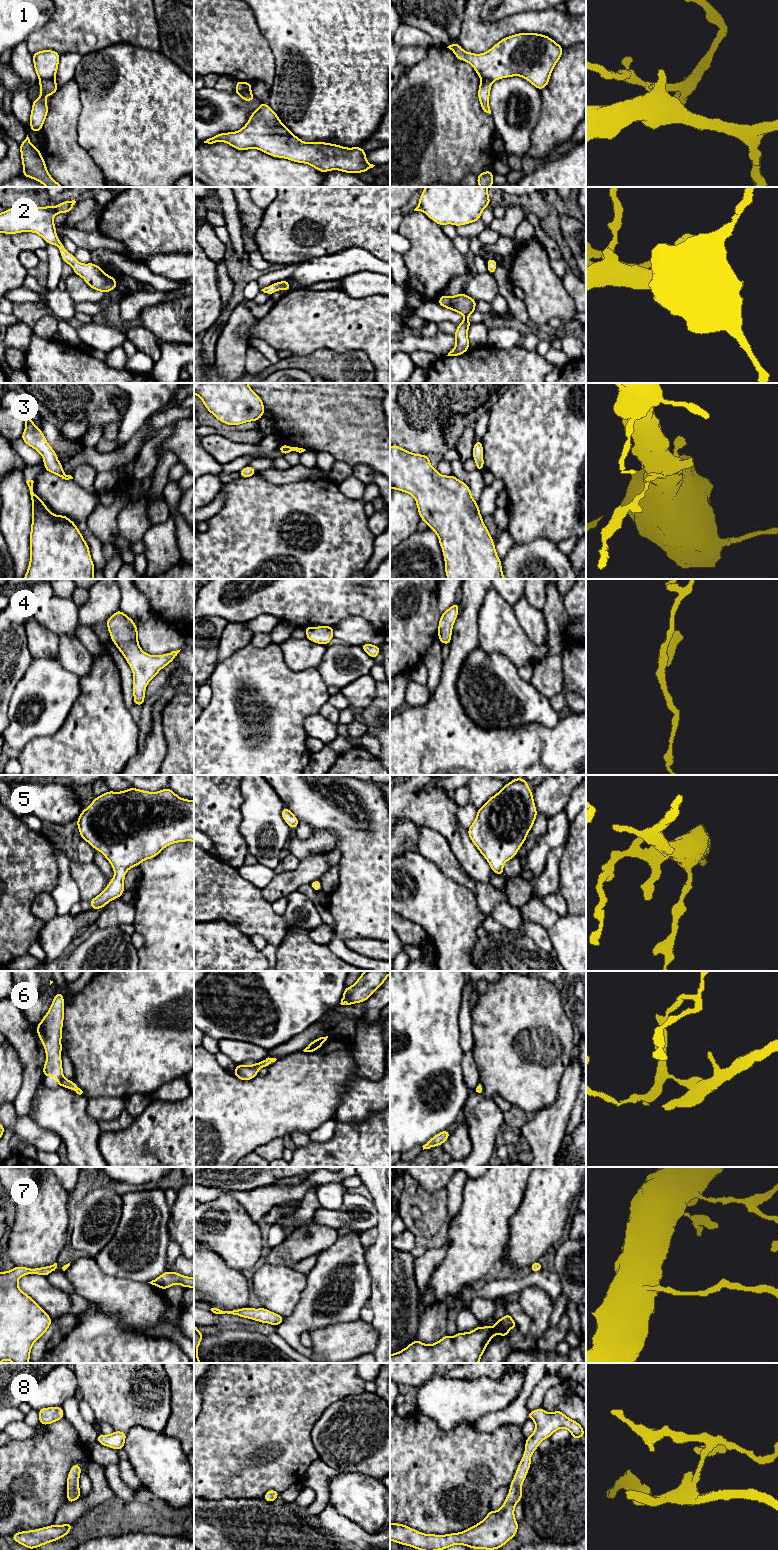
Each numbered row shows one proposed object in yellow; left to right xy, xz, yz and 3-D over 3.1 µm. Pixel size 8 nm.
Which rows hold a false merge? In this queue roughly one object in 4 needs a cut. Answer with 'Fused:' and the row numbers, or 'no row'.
Fused: 1

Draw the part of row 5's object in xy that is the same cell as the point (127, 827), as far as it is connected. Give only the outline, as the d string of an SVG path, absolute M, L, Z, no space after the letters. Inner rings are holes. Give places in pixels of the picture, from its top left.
M169 787L157 792L129 788L121 792L108 791L91 802L77 819L81 839L100 851L112 865L114 877L108 886L89 901L92 910L102 909L110 901L120 898L125 891L124 878L127 871L144 860L156 857L164 848L177 842L194 842L194 800L182 799Z

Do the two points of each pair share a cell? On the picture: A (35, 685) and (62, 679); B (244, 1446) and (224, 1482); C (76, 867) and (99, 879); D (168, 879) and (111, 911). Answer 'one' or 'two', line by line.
A: one
B: one
C: one
D: two

